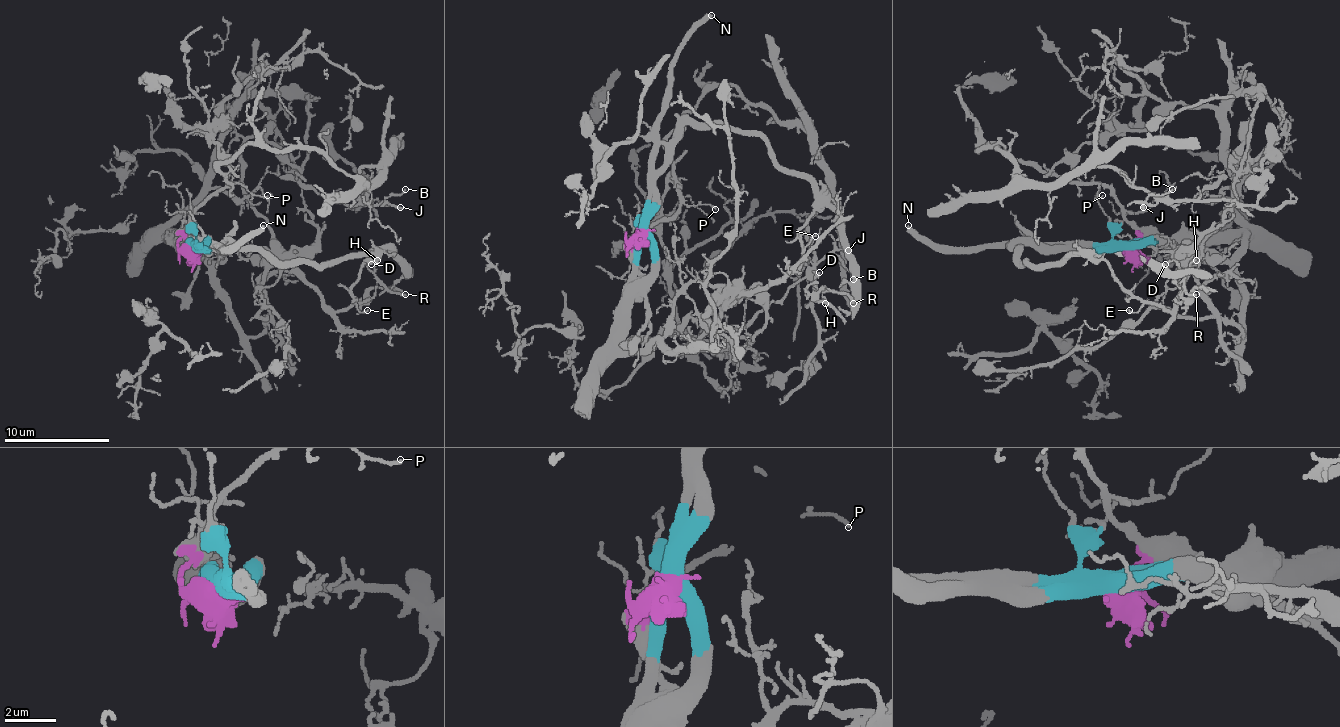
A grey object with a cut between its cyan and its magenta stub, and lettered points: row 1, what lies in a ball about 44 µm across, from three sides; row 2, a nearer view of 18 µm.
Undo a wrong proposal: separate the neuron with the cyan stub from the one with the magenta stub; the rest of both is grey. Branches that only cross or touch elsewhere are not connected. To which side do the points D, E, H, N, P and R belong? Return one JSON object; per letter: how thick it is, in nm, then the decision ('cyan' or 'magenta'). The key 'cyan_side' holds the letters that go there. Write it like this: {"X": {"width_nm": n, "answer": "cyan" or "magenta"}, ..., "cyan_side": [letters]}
{"D": {"width_nm": 150, "answer": "cyan"}, "E": {"width_nm": 120, "answer": "cyan"}, "H": {"width_nm": 130, "answer": "cyan"}, "N": {"width_nm": 360, "answer": "cyan"}, "P": {"width_nm": 100, "answer": "magenta"}, "R": {"width_nm": 130, "answer": "cyan"}, "cyan_side": ["D", "E", "H", "N", "R"]}

